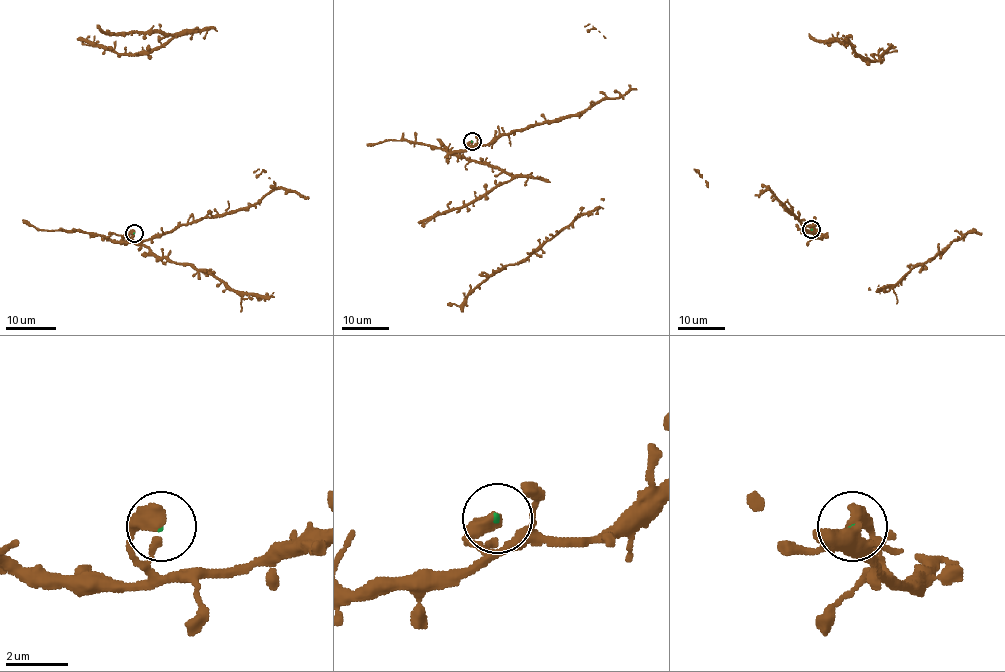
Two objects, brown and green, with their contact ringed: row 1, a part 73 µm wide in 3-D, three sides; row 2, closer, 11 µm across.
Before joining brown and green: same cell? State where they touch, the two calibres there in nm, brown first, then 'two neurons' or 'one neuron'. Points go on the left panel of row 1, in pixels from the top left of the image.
at (134, 233); 550 nm thick on the brown side, 70 nm on the other; one neuron

